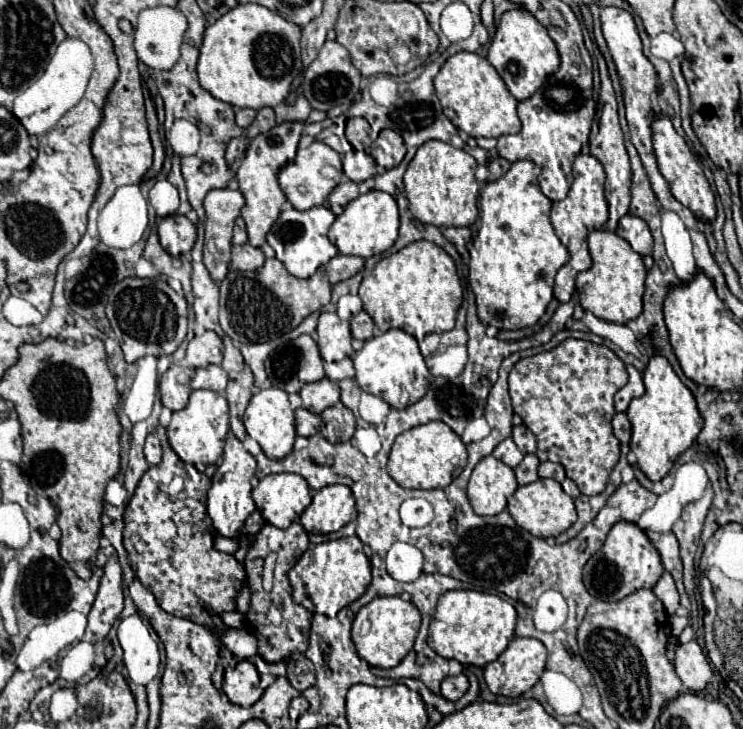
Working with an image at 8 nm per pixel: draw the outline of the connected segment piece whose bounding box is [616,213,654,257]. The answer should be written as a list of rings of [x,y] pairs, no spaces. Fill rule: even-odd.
[[[630,213],[624,215],[624,217],[620,219],[620,223],[618,223],[616,233],[618,233],[622,239],[626,239],[638,255],[646,257],[646,255],[652,253],[652,241],[654,241],[654,239],[652,239],[652,235],[650,235],[648,225],[646,225],[640,217],[630,215]]]

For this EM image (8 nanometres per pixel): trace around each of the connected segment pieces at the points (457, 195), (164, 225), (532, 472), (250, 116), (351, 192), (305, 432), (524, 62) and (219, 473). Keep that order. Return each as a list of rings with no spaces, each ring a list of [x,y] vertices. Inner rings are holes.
[[[426,141],[404,173],[404,189],[412,215],[436,227],[472,227],[478,219],[480,191],[480,183],[474,177],[476,165],[476,159],[462,149],[444,141]]]
[[[186,215],[164,217],[158,225],[160,245],[174,257],[188,253],[196,241],[196,225]]]
[[[526,455],[522,459],[522,463],[514,469],[518,485],[526,485],[526,483],[536,481],[538,479],[538,465],[540,465],[540,461],[536,455]]]
[[[236,109],[236,123],[242,129],[246,129],[254,121],[254,117],[256,117],[256,111],[254,109]]]
[[[344,181],[344,183],[340,183],[332,193],[330,193],[330,197],[328,197],[328,207],[330,207],[330,211],[334,213],[334,215],[340,215],[344,209],[346,209],[346,205],[352,201],[352,199],[356,199],[360,193],[358,193],[358,185],[354,183],[354,181]]]
[[[296,409],[296,433],[302,437],[312,437],[320,431],[322,417],[308,411],[308,409]]]
[[[512,9],[502,15],[486,59],[494,65],[508,91],[518,101],[532,97],[544,85],[546,77],[556,73],[560,67],[560,53],[556,49],[556,43],[548,37],[548,31],[540,25],[540,21],[536,21],[536,17],[526,9]]]
[[[228,435],[222,463],[212,477],[212,487],[208,489],[208,503],[206,503],[208,515],[218,535],[236,539],[240,535],[240,529],[244,527],[246,517],[256,509],[252,495],[250,495],[254,473],[256,473],[256,459],[242,447],[242,441],[238,441],[234,435]]]

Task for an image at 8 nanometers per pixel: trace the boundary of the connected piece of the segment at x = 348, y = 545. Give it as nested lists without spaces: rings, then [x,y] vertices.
[[[356,535],[310,547],[288,573],[288,577],[294,589],[294,601],[306,607],[310,613],[322,613],[328,617],[336,617],[342,607],[356,601],[372,579],[370,559],[366,557],[364,545]]]

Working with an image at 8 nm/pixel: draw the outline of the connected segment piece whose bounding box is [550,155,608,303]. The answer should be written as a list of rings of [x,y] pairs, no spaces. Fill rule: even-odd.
[[[578,155],[574,161],[574,183],[566,195],[566,199],[558,201],[552,205],[552,227],[562,241],[562,245],[570,251],[570,261],[560,267],[556,273],[556,283],[554,283],[554,297],[560,303],[566,303],[574,291],[574,281],[580,271],[586,271],[592,267],[592,259],[588,253],[588,235],[594,229],[600,229],[608,221],[608,203],[604,197],[604,167],[602,163],[592,157],[592,155]]]

